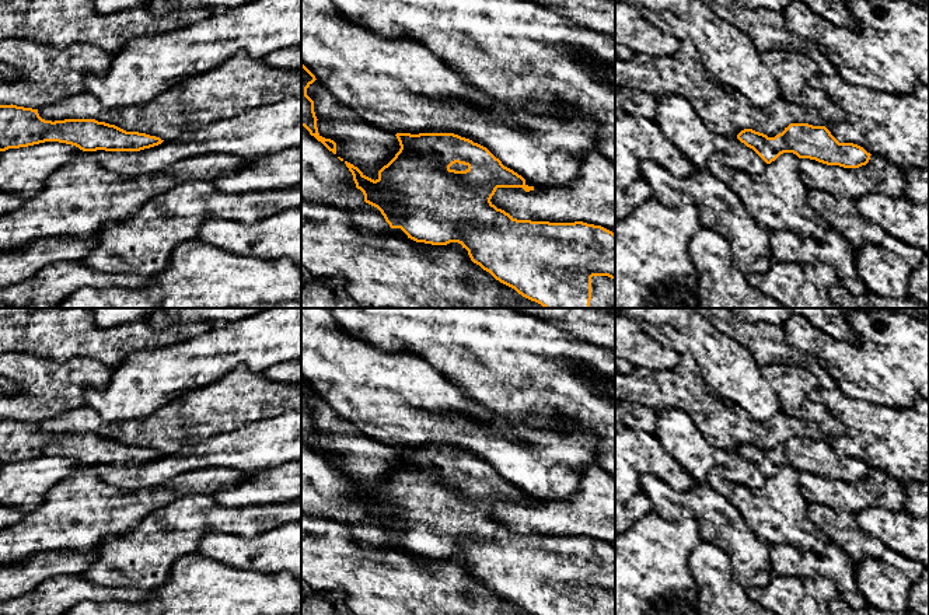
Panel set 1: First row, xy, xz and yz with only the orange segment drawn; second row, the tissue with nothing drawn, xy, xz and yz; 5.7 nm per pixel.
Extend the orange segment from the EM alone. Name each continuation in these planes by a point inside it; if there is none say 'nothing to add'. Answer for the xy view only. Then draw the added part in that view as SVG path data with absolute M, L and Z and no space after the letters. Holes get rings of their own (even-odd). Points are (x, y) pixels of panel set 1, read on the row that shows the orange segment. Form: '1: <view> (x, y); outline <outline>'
nothing to add

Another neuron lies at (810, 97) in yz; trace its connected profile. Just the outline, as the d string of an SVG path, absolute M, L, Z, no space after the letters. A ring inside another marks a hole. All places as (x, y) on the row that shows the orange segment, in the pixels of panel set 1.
M768 50L759 56L776 78L780 98L803 106L828 108L827 94L807 85L810 78L818 73L813 59L790 50Z

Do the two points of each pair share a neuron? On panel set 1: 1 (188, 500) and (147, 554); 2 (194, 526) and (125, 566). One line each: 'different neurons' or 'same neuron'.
1: same neuron
2: same neuron

